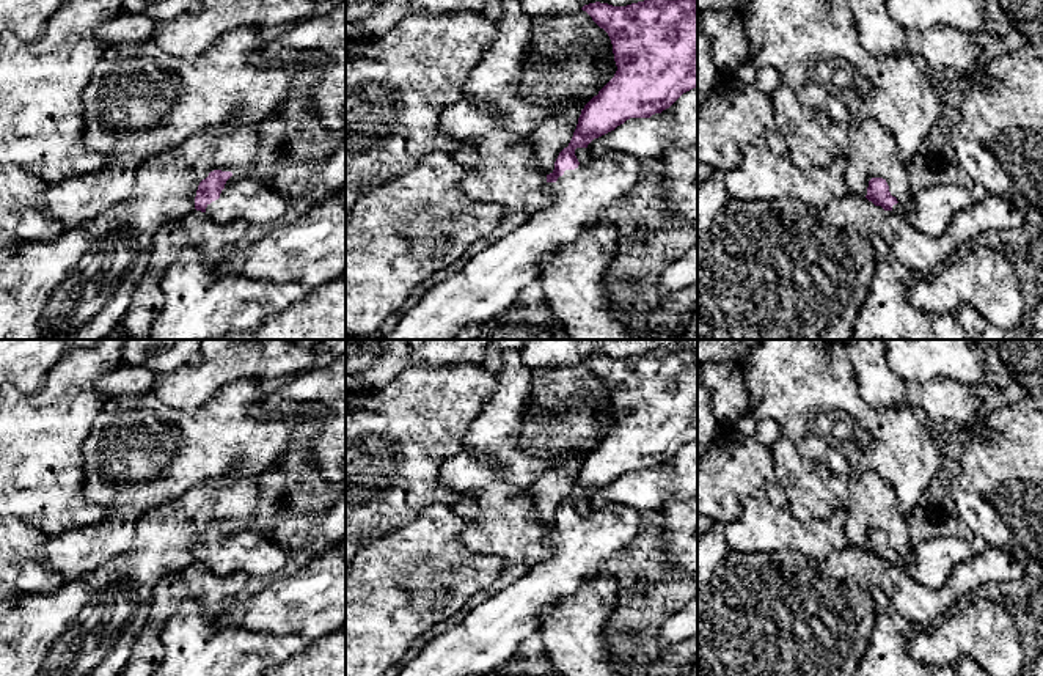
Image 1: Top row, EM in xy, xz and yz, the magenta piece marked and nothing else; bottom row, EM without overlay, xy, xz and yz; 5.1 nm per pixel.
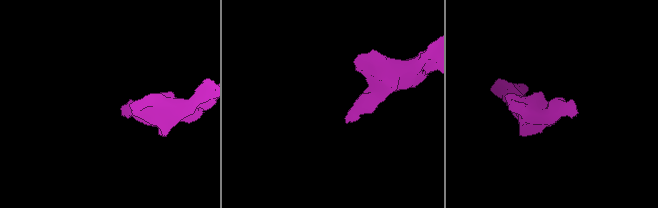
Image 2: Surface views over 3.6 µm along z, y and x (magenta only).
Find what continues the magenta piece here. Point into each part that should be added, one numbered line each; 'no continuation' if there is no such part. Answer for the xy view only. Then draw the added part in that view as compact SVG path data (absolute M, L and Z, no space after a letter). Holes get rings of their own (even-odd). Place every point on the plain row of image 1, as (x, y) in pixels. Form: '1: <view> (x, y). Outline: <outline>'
1: xy (248, 551). Outline: M232 527L220 550L207 557L204 566L218 577L239 571L250 577L265 577L278 575L289 558L291 555L267 535L253 528Z

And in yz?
1: yz (933, 560). Outline: M952 536L922 541L914 544L911 552L911 561L897 555L892 564L900 566L917 583L931 588L941 588L960 563L975 555L969 541Z

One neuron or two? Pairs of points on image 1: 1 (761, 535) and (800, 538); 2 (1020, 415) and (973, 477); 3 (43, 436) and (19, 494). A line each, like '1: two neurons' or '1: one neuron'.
1: one neuron
2: one neuron
3: one neuron

